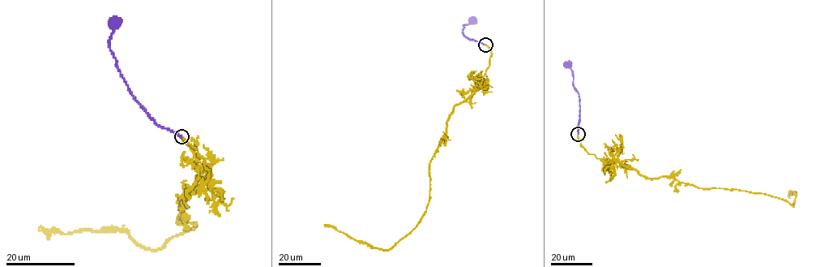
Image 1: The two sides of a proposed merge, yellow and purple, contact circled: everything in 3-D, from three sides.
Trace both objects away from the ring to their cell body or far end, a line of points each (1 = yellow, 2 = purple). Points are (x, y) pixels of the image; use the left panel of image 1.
1: (182, 136), (209, 169), (180, 205), (177, 222), (196, 226), (155, 250), (126, 230), (39, 226)
2: (182, 136), (160, 126), (132, 95), (109, 46), (109, 39), (117, 23)

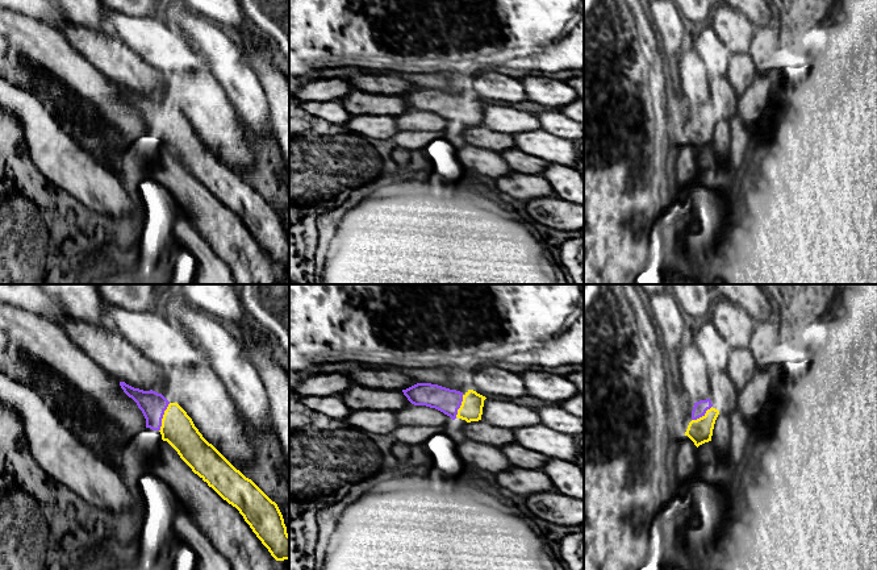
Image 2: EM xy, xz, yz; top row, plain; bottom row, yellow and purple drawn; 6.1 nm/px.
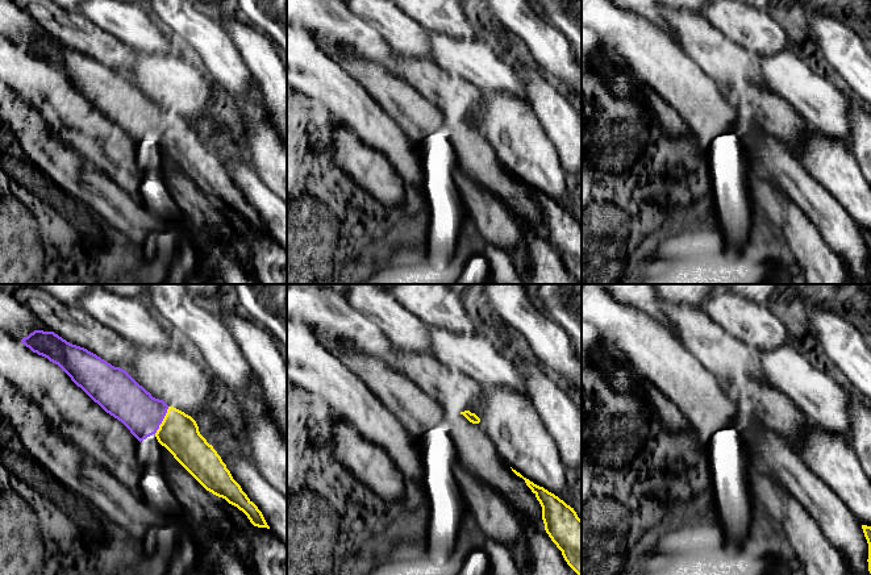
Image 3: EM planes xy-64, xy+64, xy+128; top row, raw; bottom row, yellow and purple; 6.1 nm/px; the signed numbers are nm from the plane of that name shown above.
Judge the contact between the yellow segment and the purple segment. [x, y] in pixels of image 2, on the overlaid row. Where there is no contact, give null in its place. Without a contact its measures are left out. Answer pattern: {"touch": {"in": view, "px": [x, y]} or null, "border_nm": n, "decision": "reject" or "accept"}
{"touch": {"in": "xy", "px": [163, 417]}, "border_nm": 190, "decision": "accept"}

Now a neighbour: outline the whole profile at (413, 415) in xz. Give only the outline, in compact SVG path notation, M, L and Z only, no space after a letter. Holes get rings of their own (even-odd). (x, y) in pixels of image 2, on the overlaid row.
M409 405L396 412L400 427L448 427L452 419L426 405Z

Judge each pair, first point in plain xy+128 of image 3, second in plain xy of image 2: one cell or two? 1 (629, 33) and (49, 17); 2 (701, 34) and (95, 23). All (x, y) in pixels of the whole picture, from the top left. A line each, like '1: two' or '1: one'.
1: one
2: one

